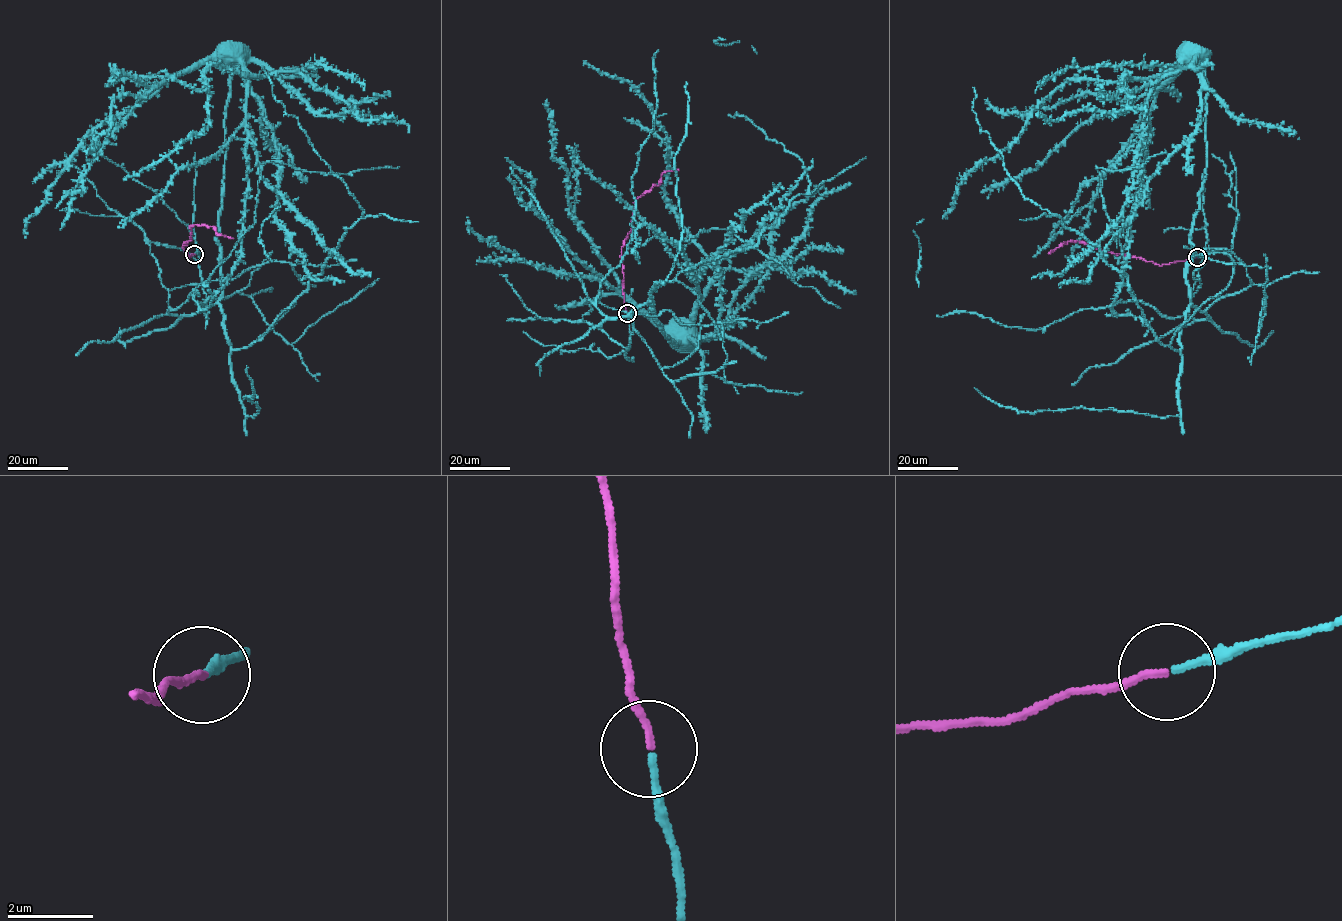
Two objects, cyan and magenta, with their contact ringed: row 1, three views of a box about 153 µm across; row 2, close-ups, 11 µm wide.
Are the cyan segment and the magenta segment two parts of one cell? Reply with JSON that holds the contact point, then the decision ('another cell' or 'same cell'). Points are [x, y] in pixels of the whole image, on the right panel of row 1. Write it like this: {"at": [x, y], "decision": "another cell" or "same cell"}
{"at": [1197, 257], "decision": "same cell"}

